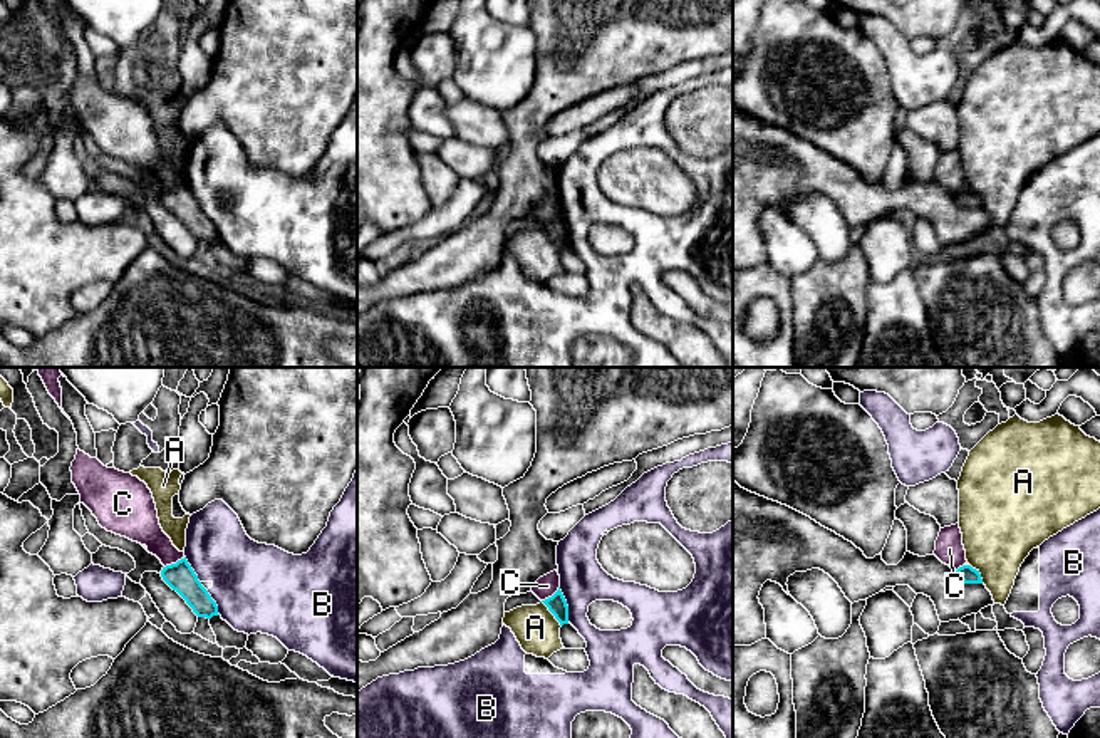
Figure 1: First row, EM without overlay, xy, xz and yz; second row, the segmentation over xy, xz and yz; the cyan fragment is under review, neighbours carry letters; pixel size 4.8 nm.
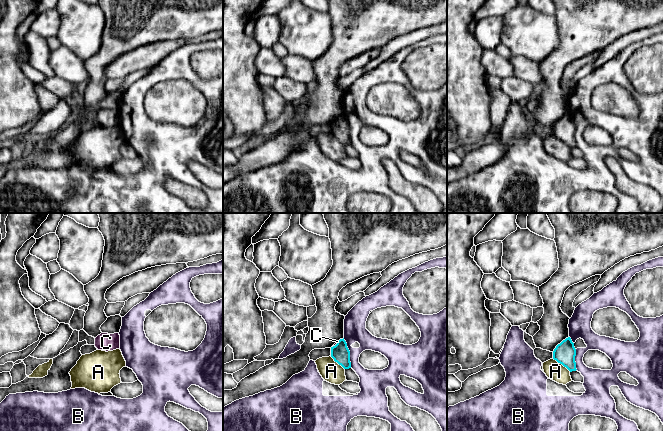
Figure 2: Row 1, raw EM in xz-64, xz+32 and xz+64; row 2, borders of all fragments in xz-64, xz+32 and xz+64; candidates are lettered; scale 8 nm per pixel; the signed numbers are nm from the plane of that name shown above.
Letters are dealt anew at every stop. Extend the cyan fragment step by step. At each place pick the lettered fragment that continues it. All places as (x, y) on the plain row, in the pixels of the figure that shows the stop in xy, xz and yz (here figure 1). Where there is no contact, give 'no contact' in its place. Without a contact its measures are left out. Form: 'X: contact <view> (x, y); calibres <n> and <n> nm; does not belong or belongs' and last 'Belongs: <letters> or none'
A: contact xz (552, 237); calibres 90 and 220 nm; does not belong
B: contact xz (565, 228); calibres 90 and 220 nm; does not belong
C: contact xy (176, 187); calibres 140 and 170 nm; does not belong
Belongs: none

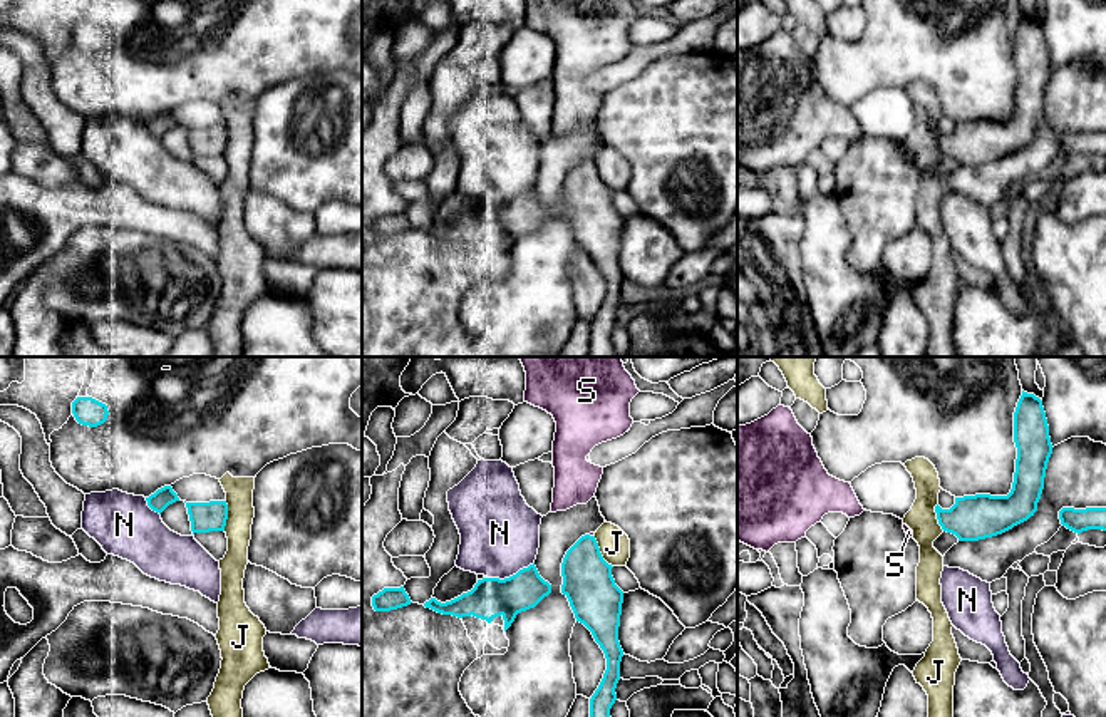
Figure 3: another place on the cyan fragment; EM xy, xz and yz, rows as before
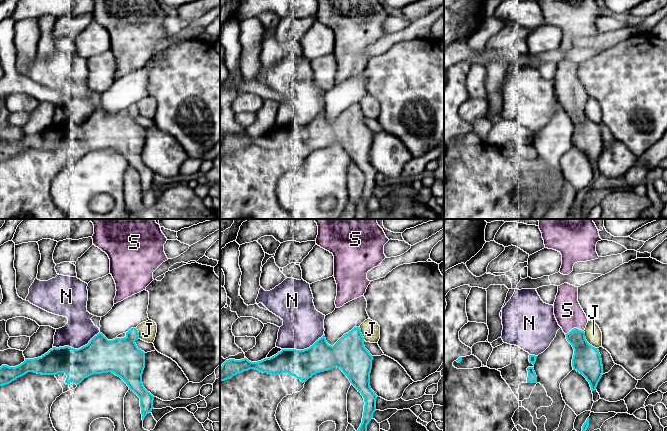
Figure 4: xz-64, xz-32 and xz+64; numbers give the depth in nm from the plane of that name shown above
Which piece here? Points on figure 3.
J: contact xz (599, 176); calibres 240 and 150 nm; does not belong
N: contact xz (510, 201); calibres 190 and 380 nm; does not belong
S: contact xz (592, 161); calibres 240 and 20 nm; belongs
Belongs: S

